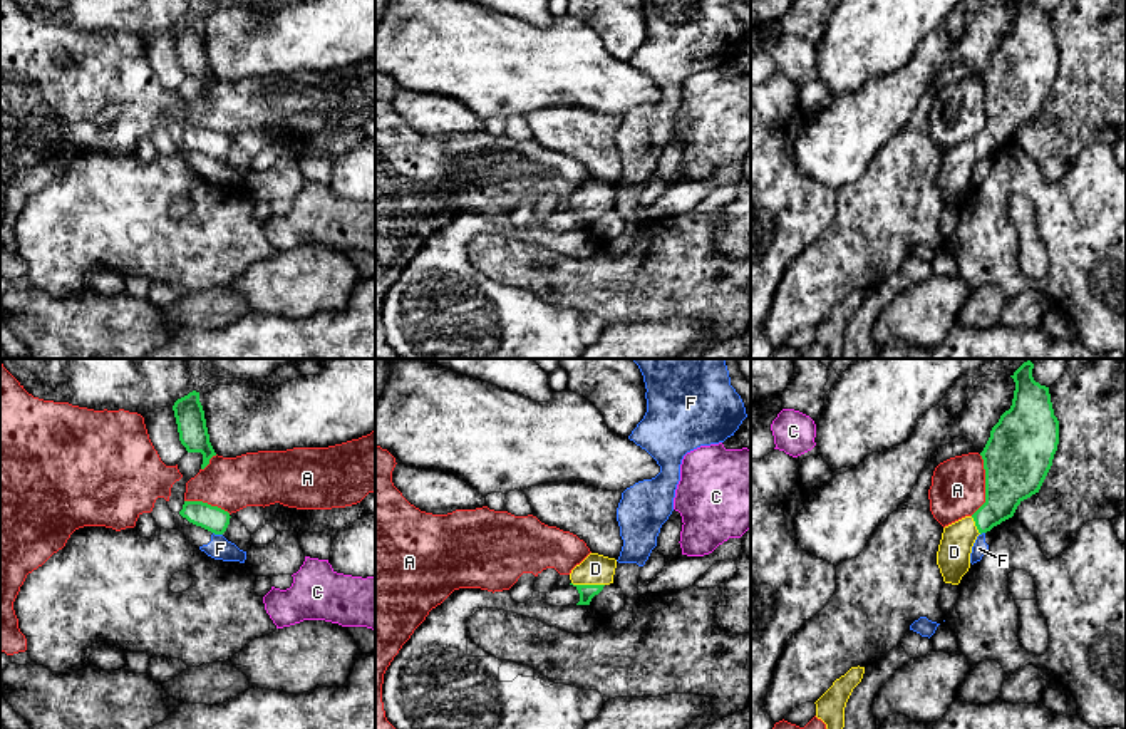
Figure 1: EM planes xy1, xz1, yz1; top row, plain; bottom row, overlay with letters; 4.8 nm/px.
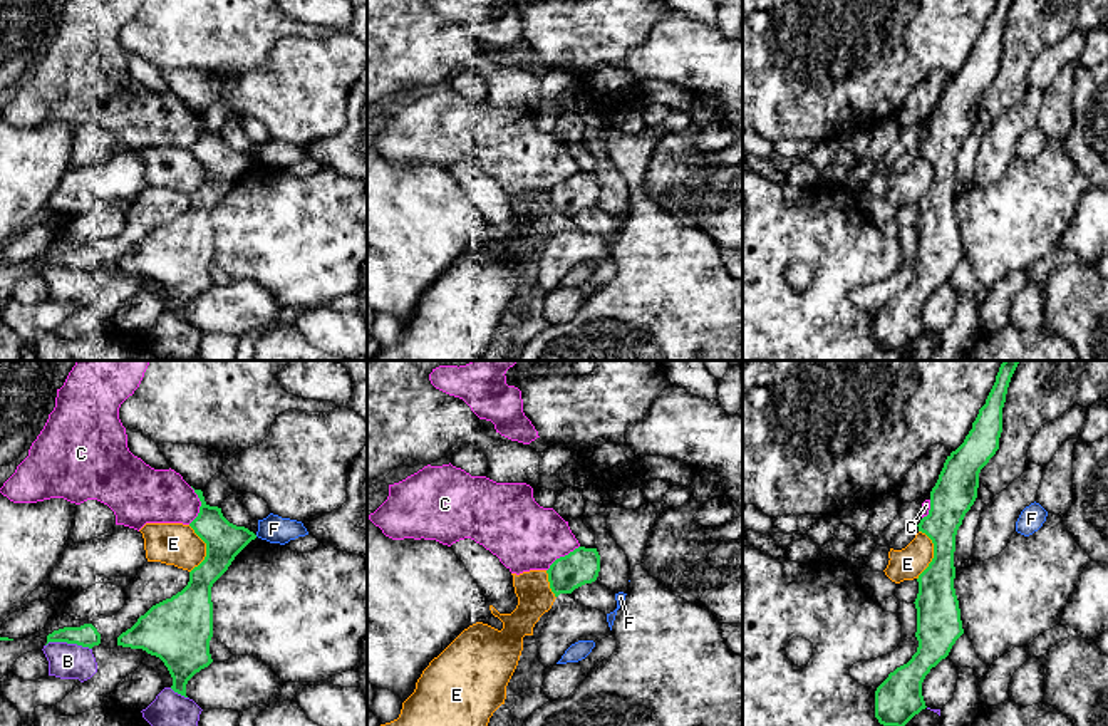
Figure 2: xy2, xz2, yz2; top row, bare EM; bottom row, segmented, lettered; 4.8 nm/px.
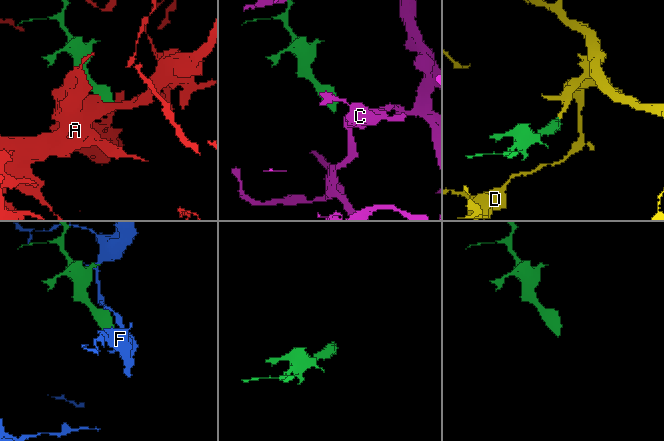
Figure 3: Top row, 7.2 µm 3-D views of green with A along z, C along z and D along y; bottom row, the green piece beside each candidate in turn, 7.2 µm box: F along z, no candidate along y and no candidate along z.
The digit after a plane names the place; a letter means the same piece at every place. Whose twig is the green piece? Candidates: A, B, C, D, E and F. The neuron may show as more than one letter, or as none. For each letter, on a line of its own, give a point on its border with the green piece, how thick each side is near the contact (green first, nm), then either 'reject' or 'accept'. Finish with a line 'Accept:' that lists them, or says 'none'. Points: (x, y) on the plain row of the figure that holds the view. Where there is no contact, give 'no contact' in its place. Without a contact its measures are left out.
A: yz1 (986, 109) | 320/260 nm | reject
B: xy2 (69, 267) | 110/180 nm | reject
C: xy2 (201, 129) | 180/260 nm | reject
D: xz1 (588, 210) | 80/150 nm | accept
E: yz2 (934, 180) | 200/160 nm | reject
F: xy1 (218, 158) | 120/110 nm | reject
Accept: D

